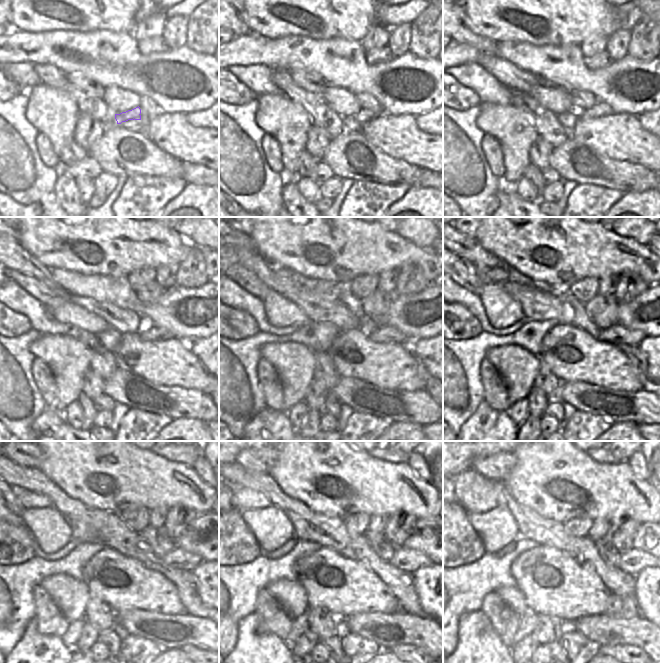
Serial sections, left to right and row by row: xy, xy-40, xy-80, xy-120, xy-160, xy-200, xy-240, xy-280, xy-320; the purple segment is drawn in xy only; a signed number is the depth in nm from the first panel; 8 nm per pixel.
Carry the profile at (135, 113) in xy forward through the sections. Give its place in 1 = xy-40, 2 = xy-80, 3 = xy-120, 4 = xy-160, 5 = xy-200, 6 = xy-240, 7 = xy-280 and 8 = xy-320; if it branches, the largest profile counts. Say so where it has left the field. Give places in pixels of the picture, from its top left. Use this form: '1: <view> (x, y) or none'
1: xy-40 (364, 116)
2: xy-80 (600, 109)
3: xy-120 (155, 333)
4: xy-160 (385, 334)
5: xy-200 (617, 334)
6: xy-240 (179, 558)
7: xy-280 (406, 559)
8: xy-320 (632, 561)

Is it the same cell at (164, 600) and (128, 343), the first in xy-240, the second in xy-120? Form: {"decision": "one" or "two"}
{"decision": "one"}

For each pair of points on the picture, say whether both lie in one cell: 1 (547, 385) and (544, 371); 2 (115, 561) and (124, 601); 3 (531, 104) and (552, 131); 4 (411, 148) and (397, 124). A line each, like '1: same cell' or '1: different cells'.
1: same cell
2: same cell
3: same cell
4: same cell

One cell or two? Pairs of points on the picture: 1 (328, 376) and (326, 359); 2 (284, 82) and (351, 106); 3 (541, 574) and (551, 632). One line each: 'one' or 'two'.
1: one
2: two
3: two

